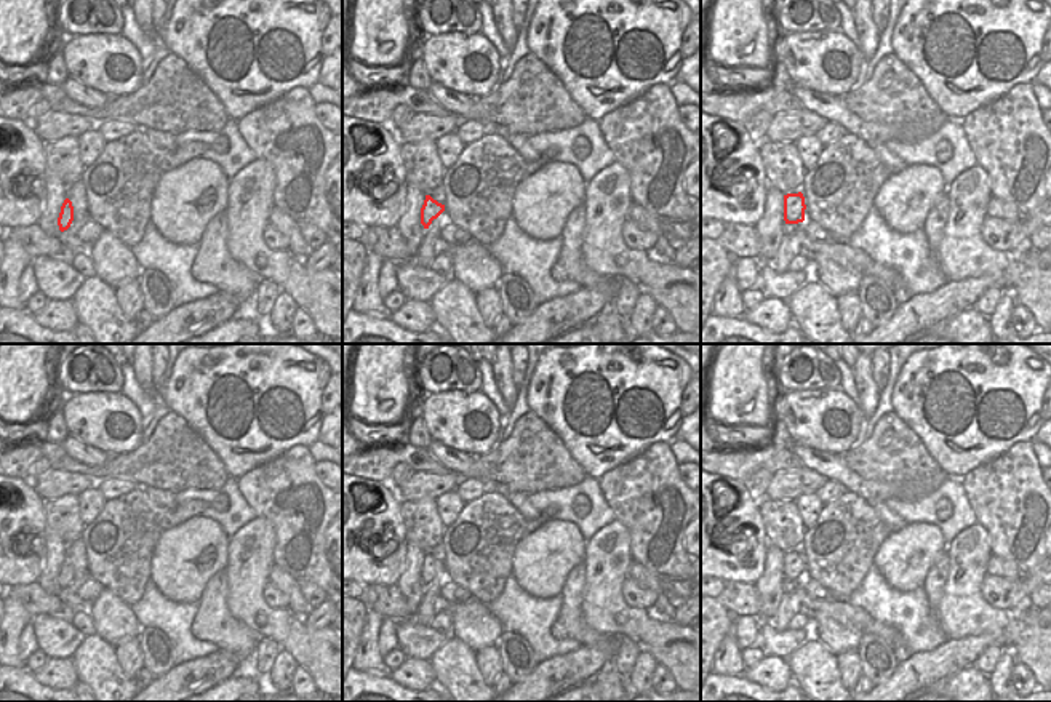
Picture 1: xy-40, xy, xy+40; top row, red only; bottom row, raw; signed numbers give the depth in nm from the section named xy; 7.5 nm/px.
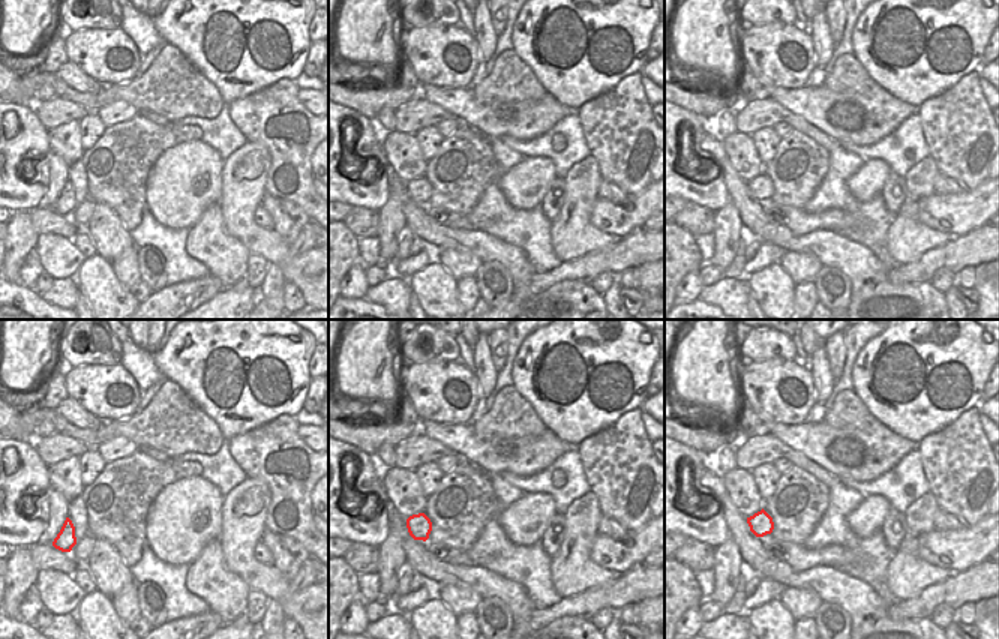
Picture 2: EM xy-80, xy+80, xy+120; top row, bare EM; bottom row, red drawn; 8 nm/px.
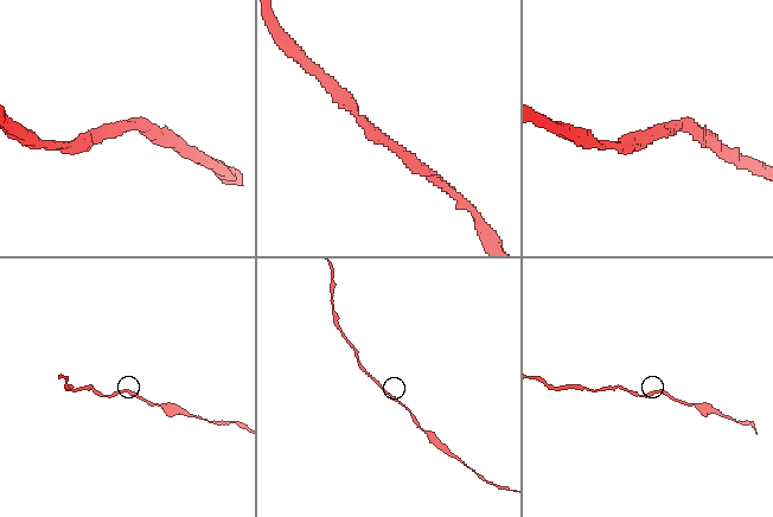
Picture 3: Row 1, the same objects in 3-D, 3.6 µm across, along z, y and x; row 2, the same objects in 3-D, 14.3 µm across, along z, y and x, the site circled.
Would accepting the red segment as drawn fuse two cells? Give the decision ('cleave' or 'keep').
keep

